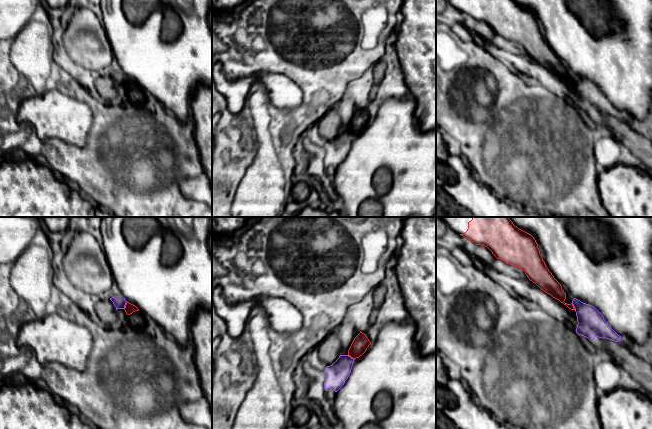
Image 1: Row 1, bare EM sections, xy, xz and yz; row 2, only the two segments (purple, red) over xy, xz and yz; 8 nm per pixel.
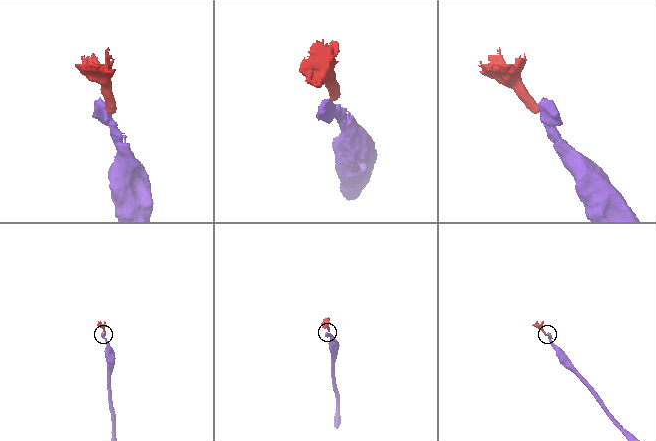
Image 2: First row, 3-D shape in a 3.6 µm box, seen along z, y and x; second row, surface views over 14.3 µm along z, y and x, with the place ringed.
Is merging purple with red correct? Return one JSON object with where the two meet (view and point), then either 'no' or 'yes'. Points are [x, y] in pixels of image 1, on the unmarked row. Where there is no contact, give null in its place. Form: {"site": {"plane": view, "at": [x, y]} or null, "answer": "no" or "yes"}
{"site": {"plane": "xz", "at": [350, 133]}, "answer": "yes"}

